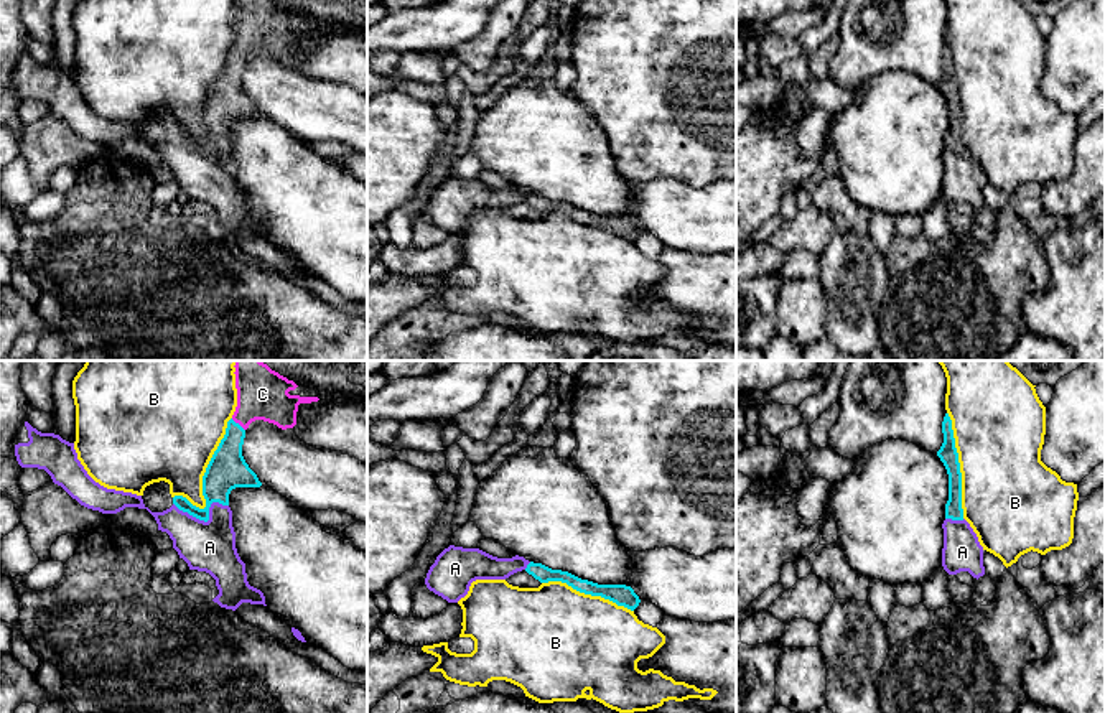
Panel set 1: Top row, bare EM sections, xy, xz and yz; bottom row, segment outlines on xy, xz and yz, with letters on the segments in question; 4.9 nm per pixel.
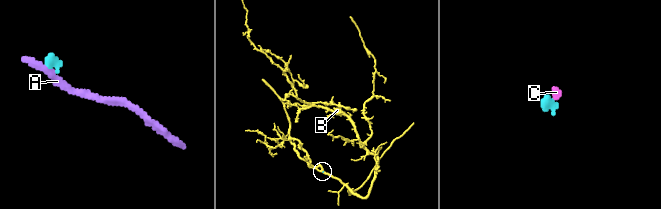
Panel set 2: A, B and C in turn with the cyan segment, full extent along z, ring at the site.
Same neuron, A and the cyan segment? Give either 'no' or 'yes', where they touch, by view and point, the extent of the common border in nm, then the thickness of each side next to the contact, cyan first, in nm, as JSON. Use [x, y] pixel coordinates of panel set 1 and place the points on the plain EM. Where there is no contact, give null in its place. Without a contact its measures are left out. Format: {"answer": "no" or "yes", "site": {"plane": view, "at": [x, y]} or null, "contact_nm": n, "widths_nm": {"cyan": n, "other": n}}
{"answer": "yes", "site": {"plane": "xy", "at": [206, 152]}, "contact_nm": 280, "widths_nm": {"cyan": 180, "other": 240}}

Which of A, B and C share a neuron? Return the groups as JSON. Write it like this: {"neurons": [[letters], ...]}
{"neurons": [["A", "C"], ["B"]]}

